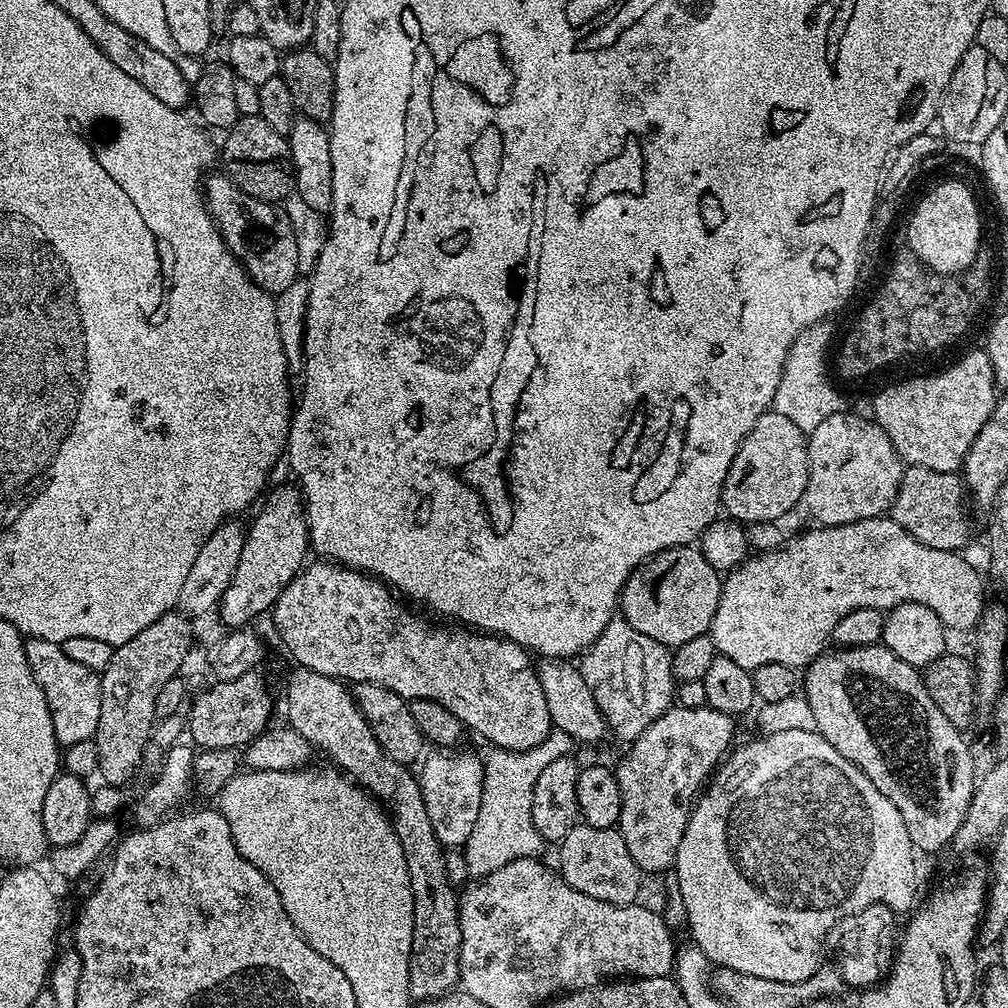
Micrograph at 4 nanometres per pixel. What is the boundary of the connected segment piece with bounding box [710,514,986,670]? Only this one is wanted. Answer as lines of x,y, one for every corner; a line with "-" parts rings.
888,514
866,518
842,526
830,526
829,528
812,526
809,532
802,533
797,540
789,539
783,548
775,548
769,552
749,555
744,563
732,569
723,577
718,610
714,614
710,635
717,653
730,658
730,662
738,662
738,666
743,668
751,670
758,666
766,666
766,662
782,662
782,666
803,670
821,652
825,651
826,645
831,641
834,626
838,626
838,622
842,622
842,618
846,618
846,614
850,614
850,610
858,610
859,608
887,610
898,606
902,602
918,602
922,606
928,606
930,610
934,610
934,614
938,614
938,618
944,623
945,629
952,631
953,628
956,632
964,632
968,628
969,631
975,629
976,625
979,624
980,616
986,607
986,599
984,600
984,580
980,577
979,570
970,561
963,560
962,557
963,555
960,552
934,550
934,546
922,546
922,542
918,542
909,532
902,530
902,526
898,526
898,522
894,522
891,515

